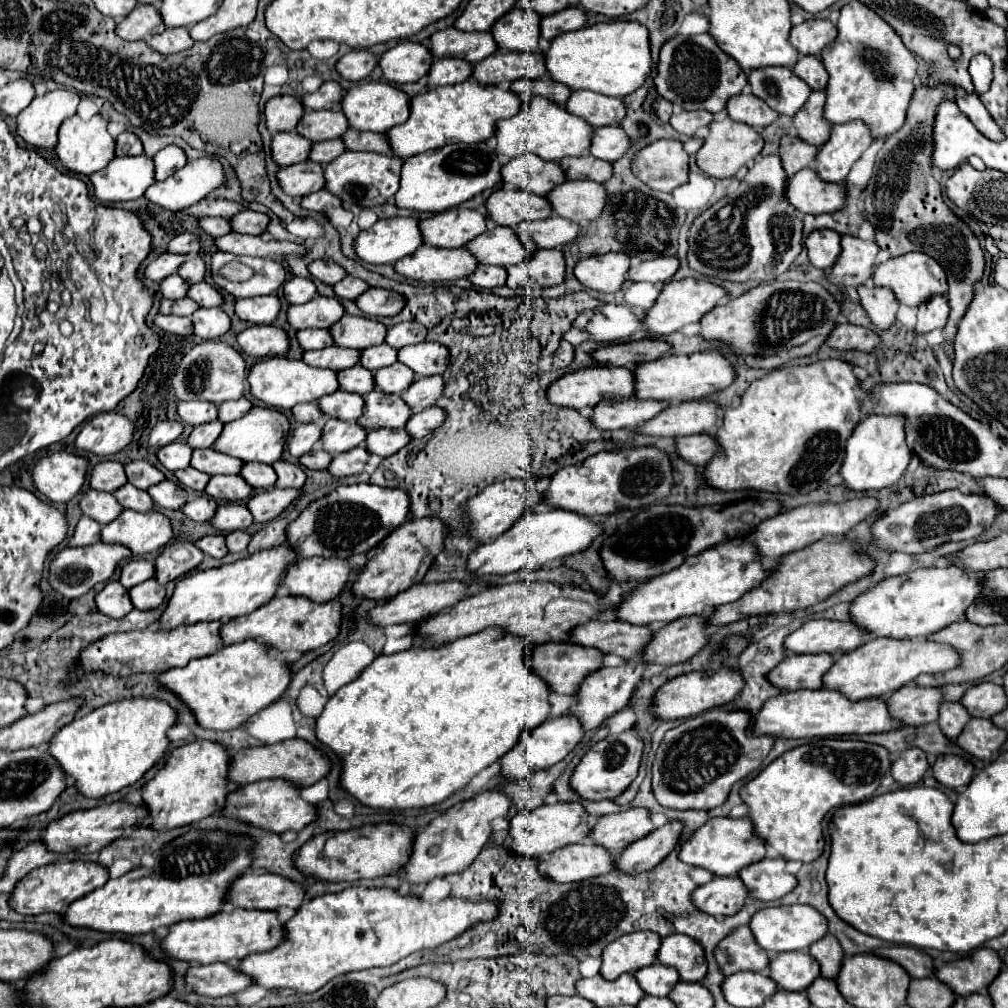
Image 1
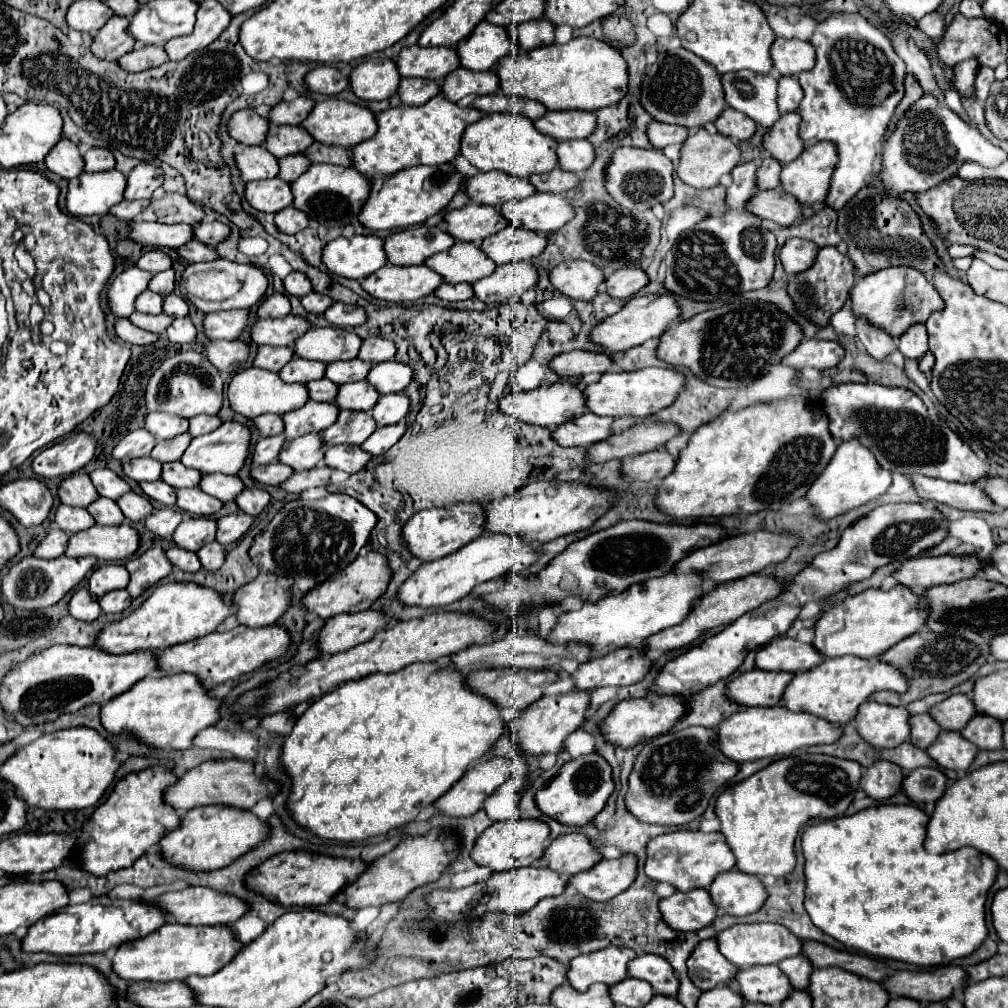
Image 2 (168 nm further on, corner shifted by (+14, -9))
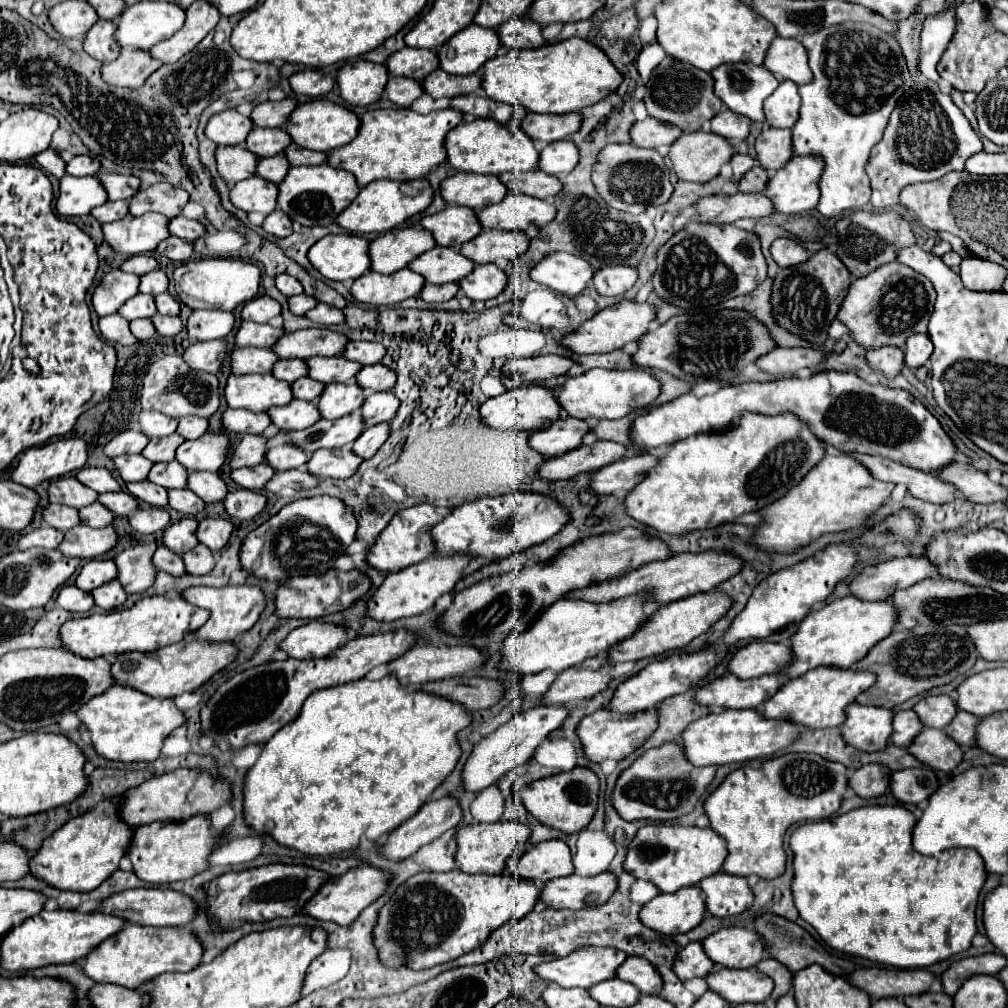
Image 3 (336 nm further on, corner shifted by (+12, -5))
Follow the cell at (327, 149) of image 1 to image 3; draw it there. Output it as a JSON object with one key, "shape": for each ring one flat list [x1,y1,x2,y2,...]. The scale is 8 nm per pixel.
{"shape":[[278,154,272,158,262,158,258,162,258,176,266,178,274,184,280,184,280,180,284,180,288,168,290,168,290,162,286,160,284,154]]}

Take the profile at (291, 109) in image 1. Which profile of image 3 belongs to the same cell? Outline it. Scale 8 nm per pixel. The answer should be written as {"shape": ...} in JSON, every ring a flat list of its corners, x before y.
{"shape":[[224,110,210,118,206,126,206,136,218,146,244,144,252,128,254,128,254,122,248,116,242,116,236,110]]}

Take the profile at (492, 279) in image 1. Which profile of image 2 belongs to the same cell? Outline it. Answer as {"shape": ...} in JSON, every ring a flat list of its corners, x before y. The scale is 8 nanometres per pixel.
{"shape":[[440,284,436,288,436,298,440,300,450,300,450,302,458,302,458,300,468,300,472,298,472,286,470,284]]}

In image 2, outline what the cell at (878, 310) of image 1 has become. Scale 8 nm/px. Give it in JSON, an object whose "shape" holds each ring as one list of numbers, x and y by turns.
{"shape":[[856,320,856,328,858,328,858,338,860,338,862,348,872,358,884,360,884,358,888,358,896,350,892,336,888,336,884,330,874,328,874,326,870,326,864,320]]}

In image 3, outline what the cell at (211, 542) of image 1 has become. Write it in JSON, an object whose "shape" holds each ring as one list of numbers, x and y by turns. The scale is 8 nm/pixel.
{"shape":[[158,546,156,554,154,554,154,566,156,566,158,570,164,570,164,572,172,574,172,576,182,576,182,574,186,574,186,566,184,566,182,556,176,554,176,552,172,552,172,550,166,548,166,546]]}

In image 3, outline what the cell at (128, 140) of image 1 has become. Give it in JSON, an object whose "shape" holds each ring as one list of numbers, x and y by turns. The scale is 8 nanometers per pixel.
{"shape":[[74,156,68,164,66,164,66,172,72,176,94,176,100,170,100,160,92,158,92,156]]}

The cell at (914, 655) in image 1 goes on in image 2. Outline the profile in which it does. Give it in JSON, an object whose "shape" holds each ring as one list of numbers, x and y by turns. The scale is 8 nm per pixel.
{"shape":[[842,656,842,658,826,658,816,668,806,672,798,672,782,696,782,706,792,712,808,712,820,716,832,724,848,724,862,702,868,700,872,692,878,690,892,690,892,692,906,692,908,682,904,676,890,664,880,660,862,660,856,656]]}

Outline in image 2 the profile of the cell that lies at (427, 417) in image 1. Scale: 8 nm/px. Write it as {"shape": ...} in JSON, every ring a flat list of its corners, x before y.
{"shape":[[392,424,392,426,384,426,384,428,376,428,374,434,360,444,360,448,364,448,364,452,370,452,372,456,380,456,384,454,392,444,396,444,400,440,400,436,404,434,406,424]]}

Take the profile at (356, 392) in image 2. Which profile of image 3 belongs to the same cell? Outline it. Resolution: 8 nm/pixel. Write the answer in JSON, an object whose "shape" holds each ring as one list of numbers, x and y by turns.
{"shape":[[356,380,346,382,346,384,332,382,326,386,322,396,318,398,318,410,322,418,336,420,340,416,346,416,362,408,364,400,366,400,366,392,362,386,356,384]]}

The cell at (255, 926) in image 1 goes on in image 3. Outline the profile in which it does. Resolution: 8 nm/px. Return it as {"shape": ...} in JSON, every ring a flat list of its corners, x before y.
{"shape":[[128,924,116,936,104,940,86,956,84,972,96,982,120,984,126,988,142,988,156,976,166,972,190,972,202,964,202,942,184,928,154,928]]}

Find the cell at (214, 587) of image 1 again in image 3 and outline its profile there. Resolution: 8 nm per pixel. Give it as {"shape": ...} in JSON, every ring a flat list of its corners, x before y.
{"shape":[[180,594,174,598,168,596,146,596,138,600,130,610,114,610,108,614,90,614,84,618,68,620,60,632,64,648,72,650,84,658,98,658,108,654,122,654,122,652,152,652,164,648,166,644,176,644,178,640,186,638,188,634,196,632,206,620,208,612,196,608]]}

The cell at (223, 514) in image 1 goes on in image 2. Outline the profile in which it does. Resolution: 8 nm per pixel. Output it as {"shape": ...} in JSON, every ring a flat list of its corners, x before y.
{"shape":[[186,516,172,534,172,540,180,548,188,552,196,552,204,544,214,542,214,536,216,536,216,524,212,518]]}

